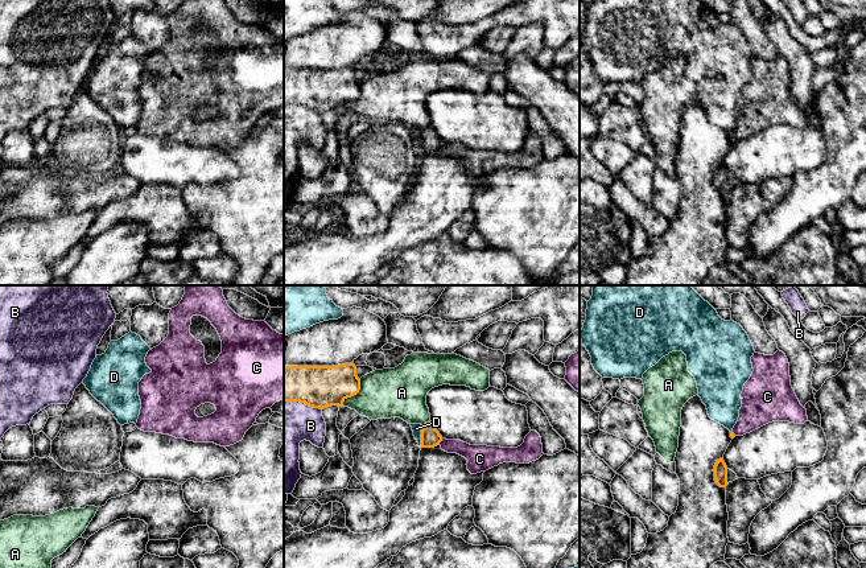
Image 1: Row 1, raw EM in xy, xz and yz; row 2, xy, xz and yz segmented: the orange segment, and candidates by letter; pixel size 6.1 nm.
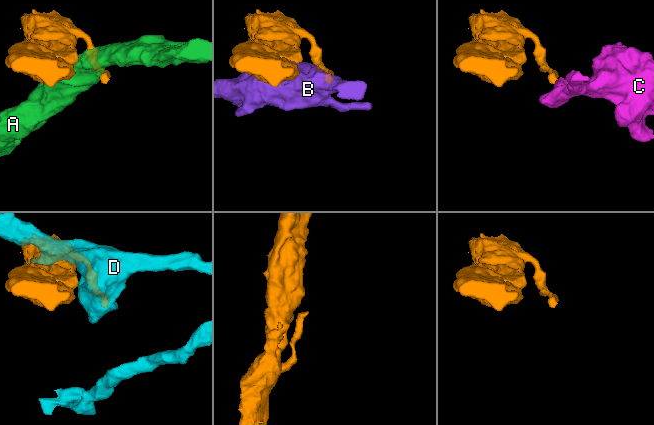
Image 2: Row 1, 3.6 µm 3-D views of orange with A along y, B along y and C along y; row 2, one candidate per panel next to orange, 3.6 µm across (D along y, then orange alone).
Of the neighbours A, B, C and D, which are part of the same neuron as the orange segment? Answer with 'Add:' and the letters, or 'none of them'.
Add: none of them

